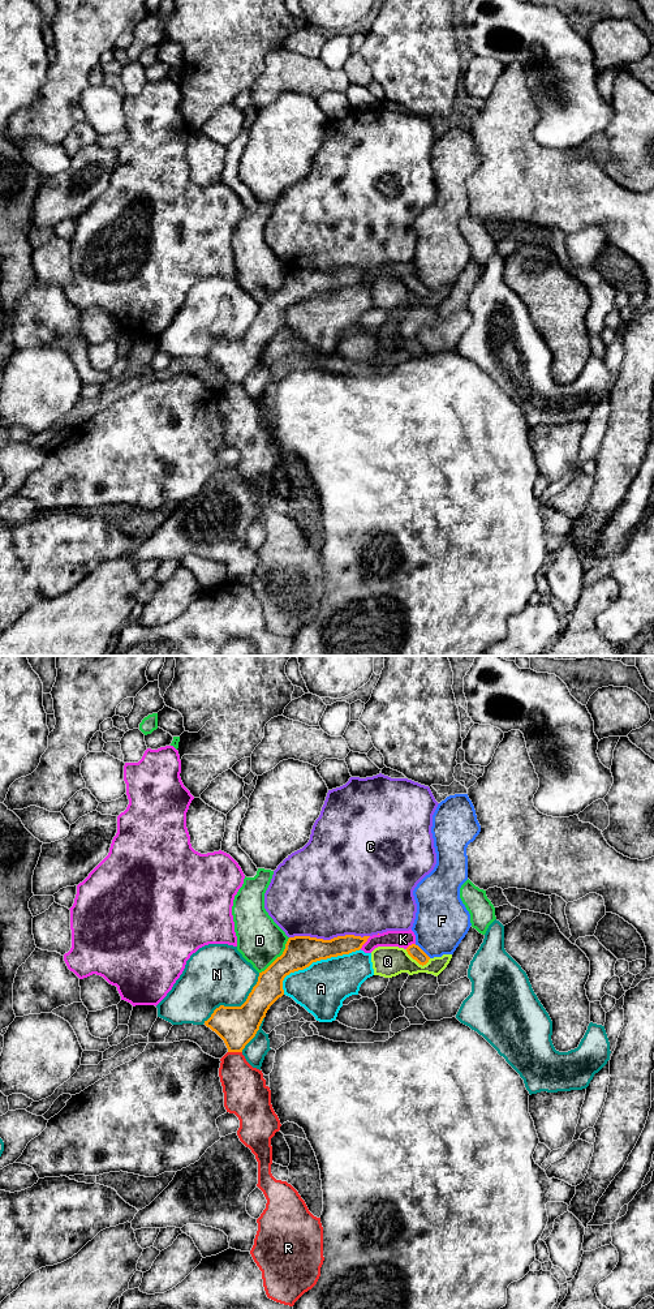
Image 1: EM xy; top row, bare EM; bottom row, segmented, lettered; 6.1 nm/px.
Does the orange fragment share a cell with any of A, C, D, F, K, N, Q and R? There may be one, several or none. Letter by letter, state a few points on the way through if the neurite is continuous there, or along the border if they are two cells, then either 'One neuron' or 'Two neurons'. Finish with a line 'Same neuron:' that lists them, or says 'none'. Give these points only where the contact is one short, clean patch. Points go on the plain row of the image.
A: Two neurons
C: Two neurons
D: Two neurons
F: Two neurons
K: Two neurons
N: Two neurons
Q: Boundary: xy (405, 282), (422, 297), (430, 291). Two neurons
R: Boundary: xy (228, 383), (241, 385). Two neurons
Same neuron: none

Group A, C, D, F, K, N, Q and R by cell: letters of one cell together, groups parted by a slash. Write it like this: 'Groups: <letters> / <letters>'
Groups: A / C / D / F / K / N / Q / R

